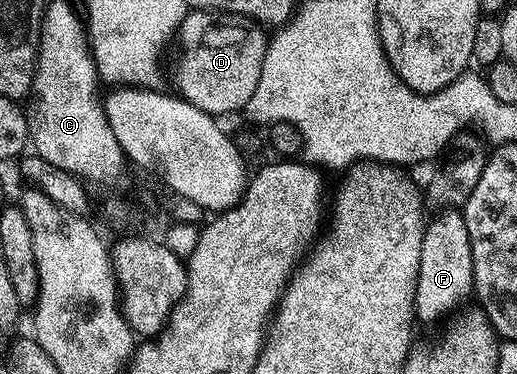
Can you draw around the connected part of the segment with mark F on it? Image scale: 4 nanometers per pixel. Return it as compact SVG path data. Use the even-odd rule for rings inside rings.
M446 209L435 223L430 222L425 226L420 245L420 269L416 281L416 293L414 294L414 313L419 324L434 323L437 319L445 317L449 311L457 312L466 298L471 298L474 291L474 279L472 269L472 245L468 241L468 225L464 225L464 217L461 210Z

